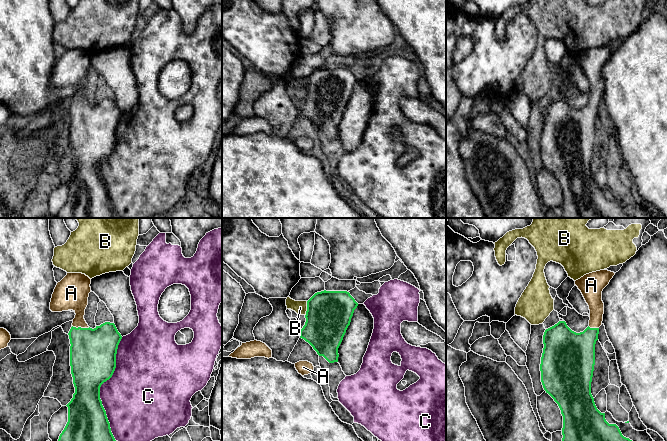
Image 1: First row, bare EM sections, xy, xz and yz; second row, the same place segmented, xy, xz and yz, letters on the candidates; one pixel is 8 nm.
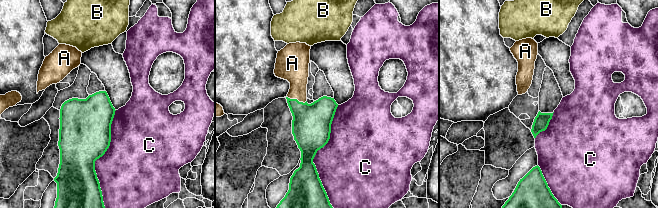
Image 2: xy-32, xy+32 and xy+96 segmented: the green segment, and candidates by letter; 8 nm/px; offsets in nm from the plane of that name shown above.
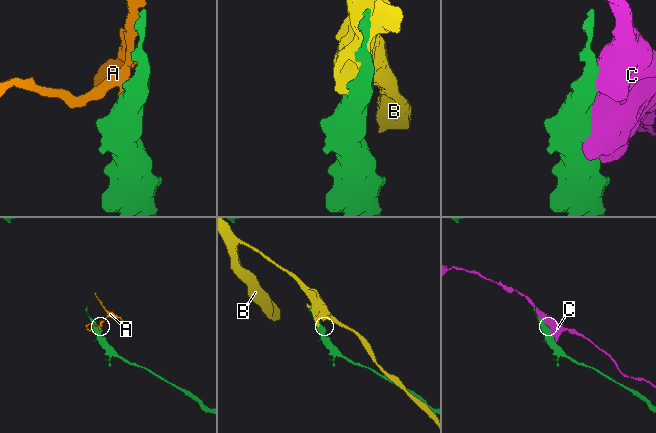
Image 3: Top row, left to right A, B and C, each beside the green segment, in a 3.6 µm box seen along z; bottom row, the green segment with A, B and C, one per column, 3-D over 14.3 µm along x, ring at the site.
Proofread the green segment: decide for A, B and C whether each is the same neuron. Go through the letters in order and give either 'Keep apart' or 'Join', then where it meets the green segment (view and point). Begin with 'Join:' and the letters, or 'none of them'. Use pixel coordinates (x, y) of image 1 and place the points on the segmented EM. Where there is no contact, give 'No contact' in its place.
Join: A
A: Join. Touches green at xy (80, 327)
B: Keep apart. Touches green at xz (307, 308)
C: Keep apart. Touches green at xy (99, 388)

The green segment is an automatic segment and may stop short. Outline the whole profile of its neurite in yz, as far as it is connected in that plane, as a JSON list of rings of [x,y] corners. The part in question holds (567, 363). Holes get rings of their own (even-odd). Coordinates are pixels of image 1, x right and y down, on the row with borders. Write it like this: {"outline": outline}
{"outline": [[[600,270],[584,275],[575,281],[575,285],[581,291],[590,310],[589,326],[580,333],[572,331],[565,321],[559,321],[554,326],[545,330],[543,335],[543,353],[541,357],[540,371],[541,382],[544,390],[558,404],[563,416],[562,441],[632,441],[622,435],[616,424],[609,424],[605,419],[605,413],[601,413],[591,394],[591,382],[595,365],[595,344],[598,340],[599,327],[602,325],[604,303],[602,291],[615,275],[608,270]]]}

